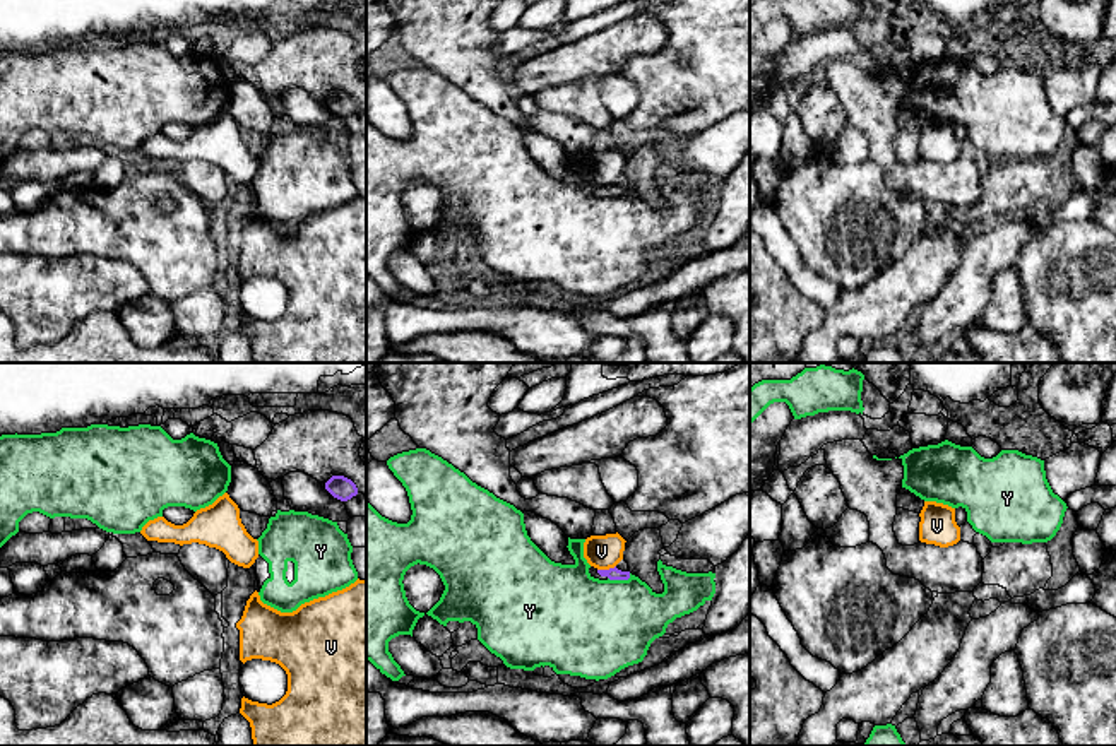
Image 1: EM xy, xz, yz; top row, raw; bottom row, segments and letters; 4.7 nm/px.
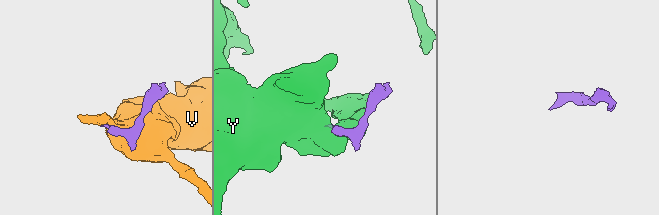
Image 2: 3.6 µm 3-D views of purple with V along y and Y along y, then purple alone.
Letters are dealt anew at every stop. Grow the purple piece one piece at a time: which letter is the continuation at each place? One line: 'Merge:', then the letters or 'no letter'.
Merge: no letter

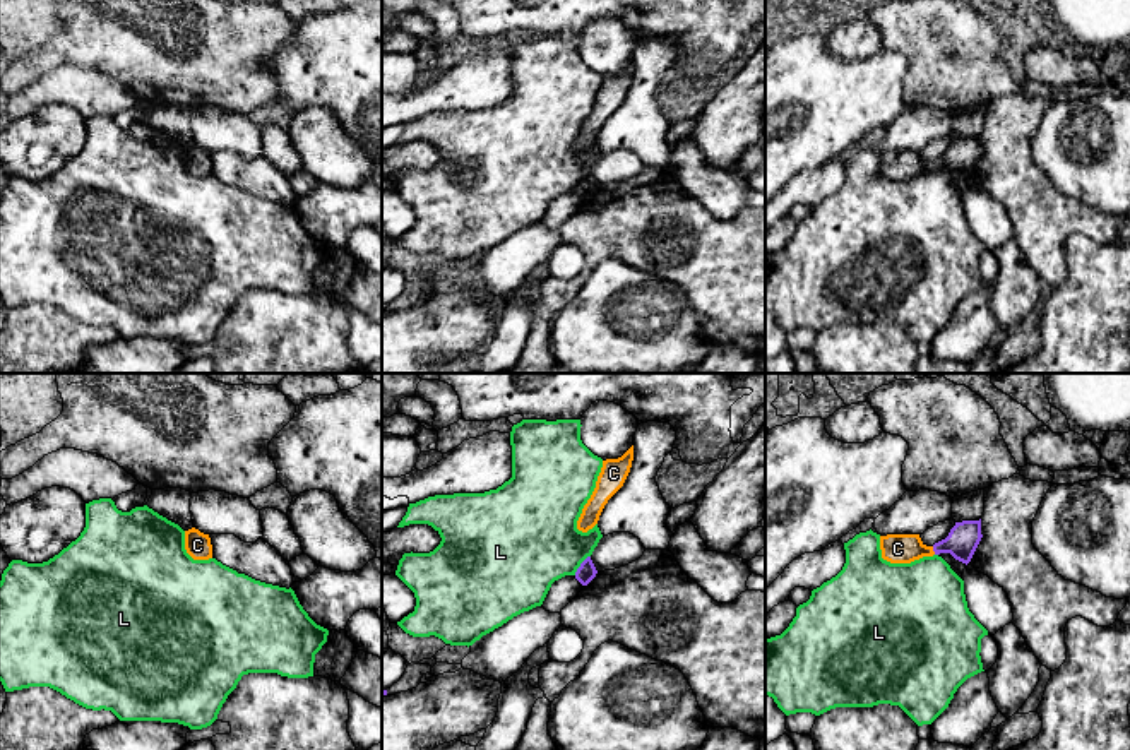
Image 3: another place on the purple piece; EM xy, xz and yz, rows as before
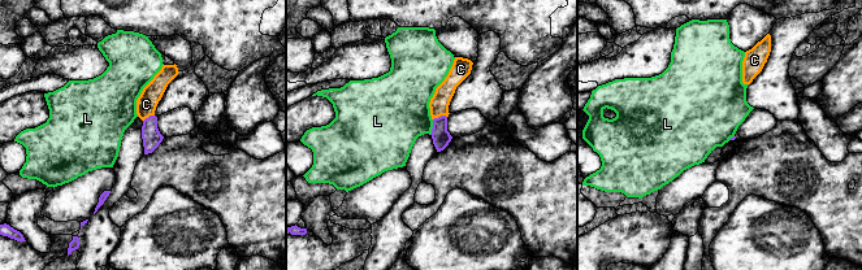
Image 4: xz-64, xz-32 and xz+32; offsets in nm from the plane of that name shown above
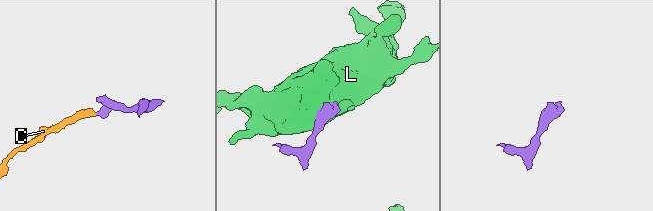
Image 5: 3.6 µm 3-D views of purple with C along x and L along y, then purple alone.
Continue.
Merge: C

